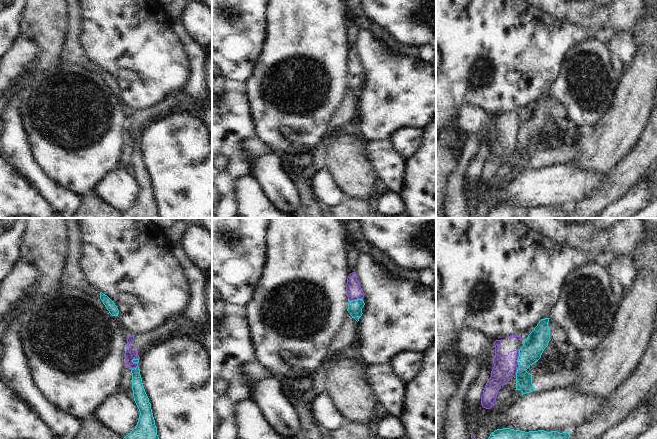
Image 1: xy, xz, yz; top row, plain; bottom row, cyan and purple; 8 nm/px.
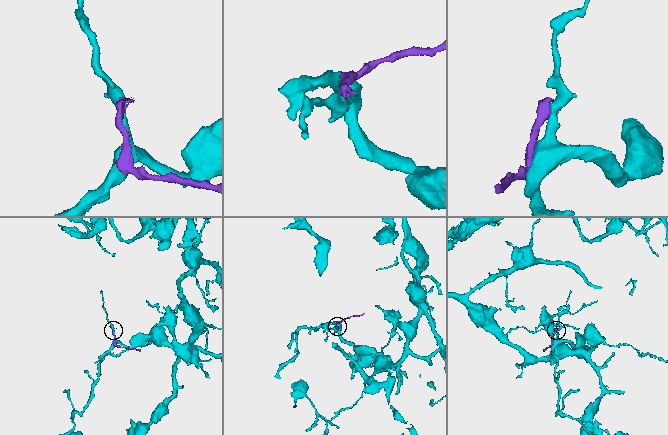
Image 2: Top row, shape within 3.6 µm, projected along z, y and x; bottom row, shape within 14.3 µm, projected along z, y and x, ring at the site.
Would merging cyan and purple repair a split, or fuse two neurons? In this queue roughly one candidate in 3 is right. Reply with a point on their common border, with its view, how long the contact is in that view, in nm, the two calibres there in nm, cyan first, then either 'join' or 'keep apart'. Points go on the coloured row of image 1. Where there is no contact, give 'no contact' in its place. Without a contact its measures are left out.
yz (517, 361) | 220 nm | 170/190 nm | keep apart

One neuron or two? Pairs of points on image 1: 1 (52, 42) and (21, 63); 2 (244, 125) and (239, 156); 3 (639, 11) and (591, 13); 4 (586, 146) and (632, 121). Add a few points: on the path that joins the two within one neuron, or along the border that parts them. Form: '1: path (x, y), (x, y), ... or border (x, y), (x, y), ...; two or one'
1: border (28, 31), (38, 45), (39, 57); two
2: path (236, 133), (235, 148); one
3: path (627, 11), (625, 13), (603, 13); one
4: path (597, 146), (603, 146), (621, 128); one

